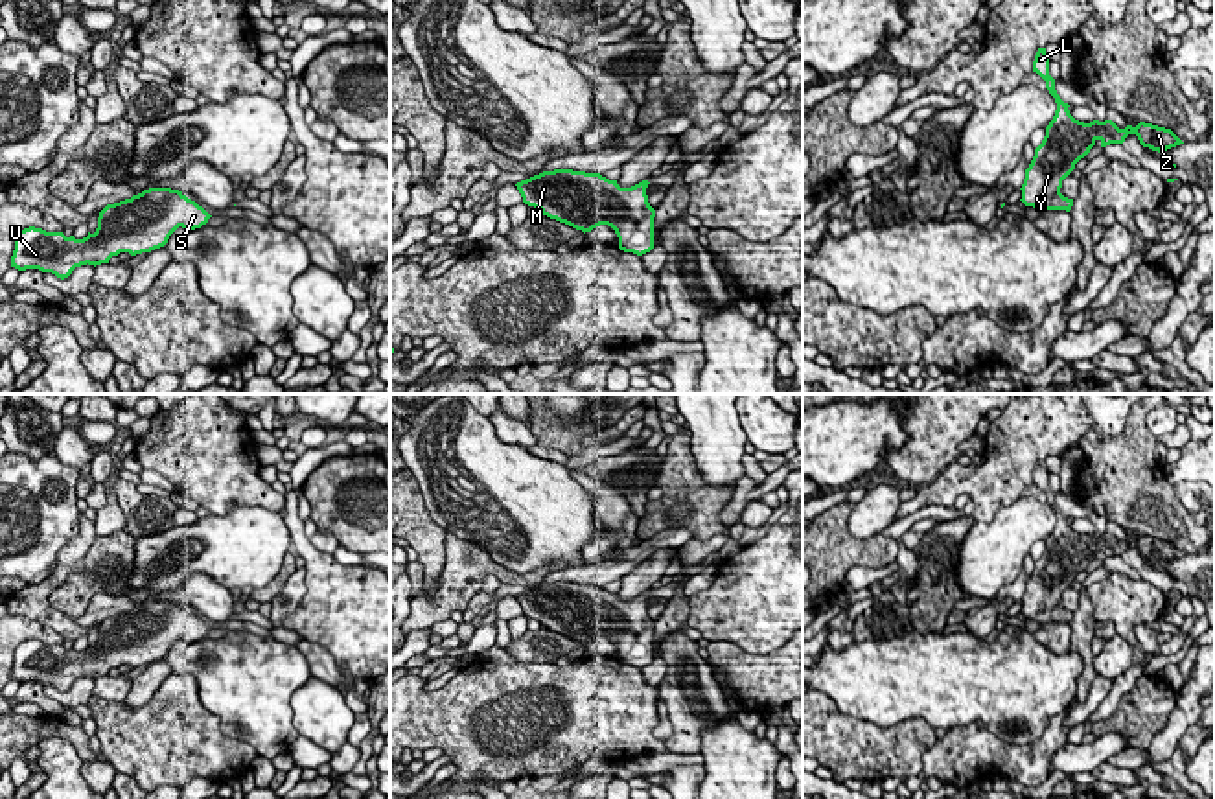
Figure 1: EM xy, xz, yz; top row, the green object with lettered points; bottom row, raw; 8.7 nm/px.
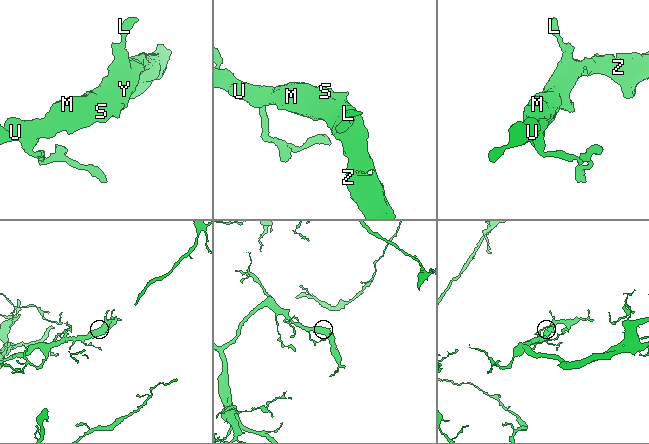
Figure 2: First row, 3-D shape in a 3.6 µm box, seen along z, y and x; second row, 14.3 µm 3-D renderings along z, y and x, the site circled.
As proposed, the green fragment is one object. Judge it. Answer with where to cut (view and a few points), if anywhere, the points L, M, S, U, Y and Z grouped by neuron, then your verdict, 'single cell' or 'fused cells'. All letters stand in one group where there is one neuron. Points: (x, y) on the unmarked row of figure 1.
cut none; groups L M S U Y Z; single cell

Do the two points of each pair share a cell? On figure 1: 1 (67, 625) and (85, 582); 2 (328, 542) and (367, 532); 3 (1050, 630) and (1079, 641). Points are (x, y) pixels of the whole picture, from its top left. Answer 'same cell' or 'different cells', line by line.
1: different cells
2: different cells
3: different cells

